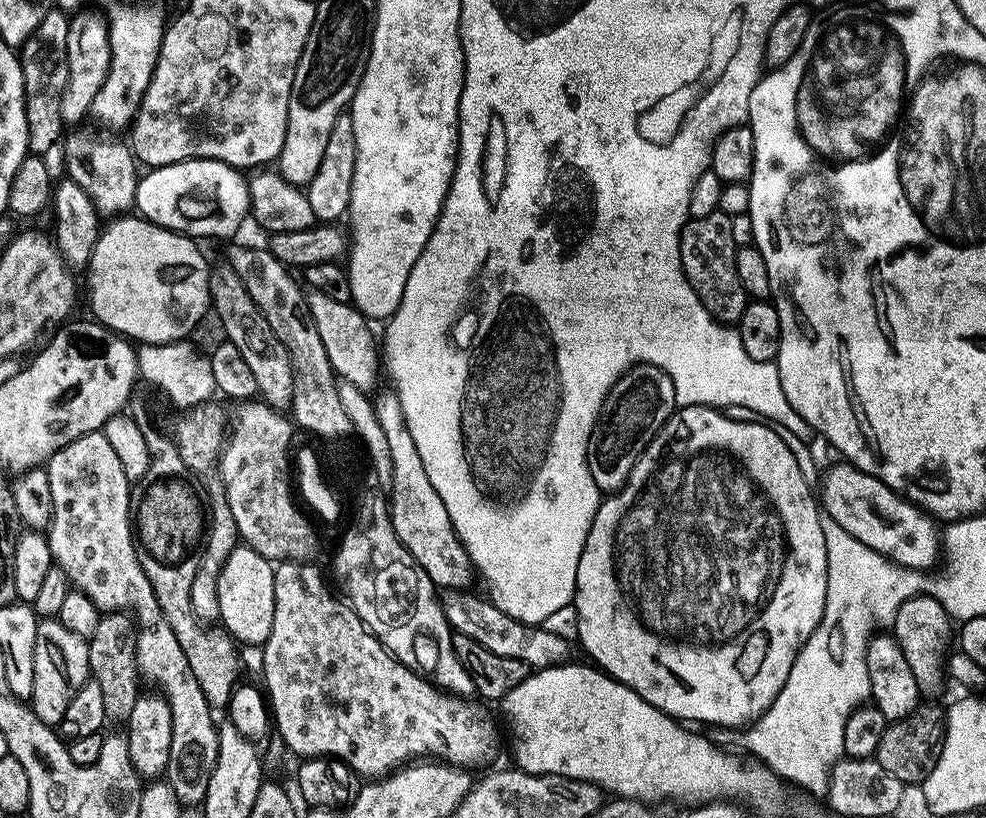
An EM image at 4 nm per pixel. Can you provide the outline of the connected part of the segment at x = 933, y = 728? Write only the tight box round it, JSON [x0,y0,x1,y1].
[874,702,946,785]

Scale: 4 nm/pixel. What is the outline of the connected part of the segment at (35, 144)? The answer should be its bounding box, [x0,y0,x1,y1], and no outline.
[19,6,70,154]

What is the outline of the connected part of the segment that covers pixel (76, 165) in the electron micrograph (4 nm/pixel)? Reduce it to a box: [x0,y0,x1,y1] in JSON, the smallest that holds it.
[63,126,140,218]

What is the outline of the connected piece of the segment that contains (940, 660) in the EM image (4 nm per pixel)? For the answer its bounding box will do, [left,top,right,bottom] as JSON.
[891,595,954,693]

